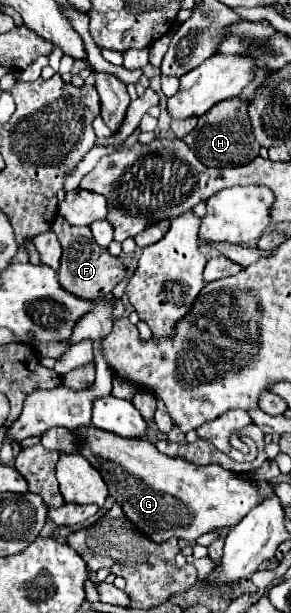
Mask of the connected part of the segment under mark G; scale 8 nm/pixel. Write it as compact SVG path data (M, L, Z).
M95 426L81 434L87 436L87 448L81 454L99 470L109 486L109 494L121 504L129 522L157 544L171 536L195 542L205 532L231 528L261 500L249 478L221 466L199 468L187 460L169 458L147 438L121 438Z

